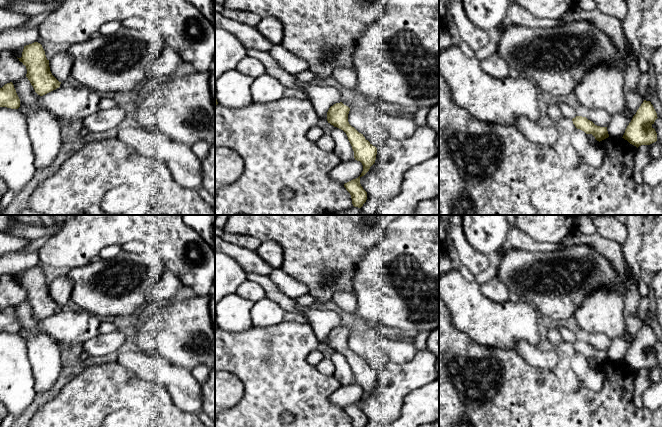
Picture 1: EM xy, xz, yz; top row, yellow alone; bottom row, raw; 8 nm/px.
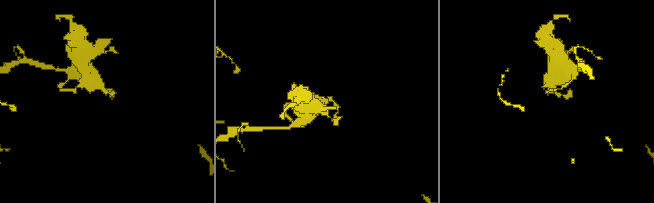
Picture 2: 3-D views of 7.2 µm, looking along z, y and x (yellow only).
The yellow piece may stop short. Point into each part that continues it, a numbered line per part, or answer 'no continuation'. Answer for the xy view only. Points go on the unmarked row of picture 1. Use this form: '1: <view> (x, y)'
no continuation

